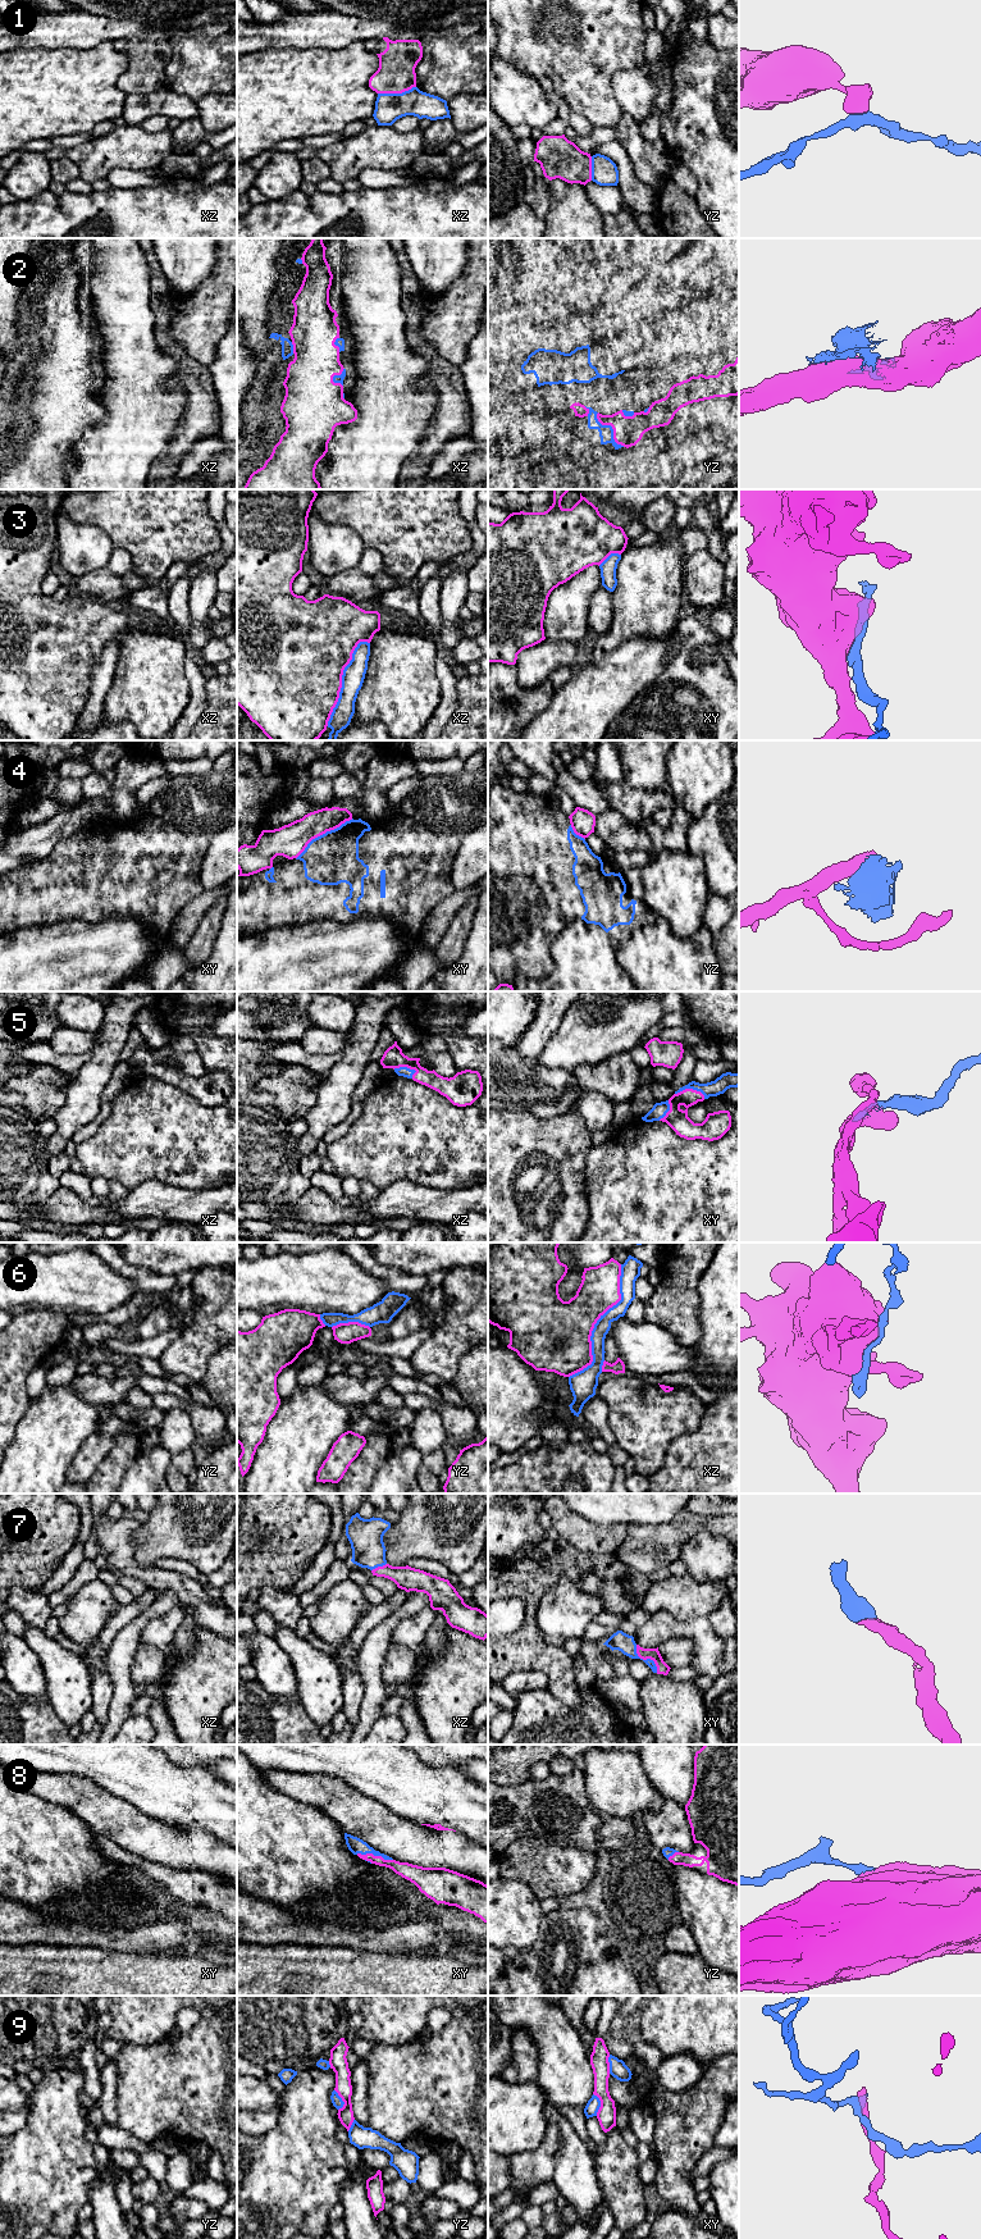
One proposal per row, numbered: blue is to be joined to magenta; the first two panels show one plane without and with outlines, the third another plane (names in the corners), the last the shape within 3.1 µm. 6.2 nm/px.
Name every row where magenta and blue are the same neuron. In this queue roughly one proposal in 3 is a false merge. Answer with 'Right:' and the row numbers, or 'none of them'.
Right: 2, 5, 7, 8

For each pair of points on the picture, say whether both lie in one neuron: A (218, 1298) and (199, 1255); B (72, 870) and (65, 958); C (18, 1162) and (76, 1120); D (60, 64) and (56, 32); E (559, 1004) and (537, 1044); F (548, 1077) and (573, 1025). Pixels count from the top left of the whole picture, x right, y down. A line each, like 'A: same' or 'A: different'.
A: different
B: different
C: different
D: different
E: same
F: different

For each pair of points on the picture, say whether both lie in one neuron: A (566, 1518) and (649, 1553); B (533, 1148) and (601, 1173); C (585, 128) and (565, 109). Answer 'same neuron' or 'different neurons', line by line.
A: different neurons
B: different neurons
C: same neuron

